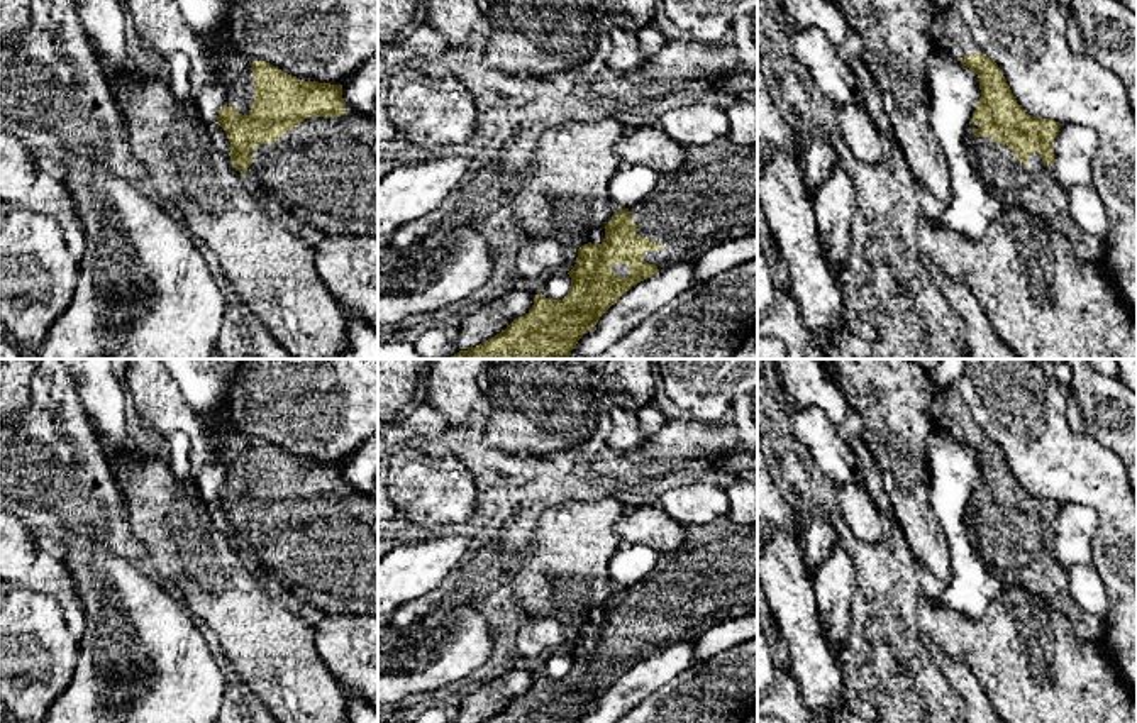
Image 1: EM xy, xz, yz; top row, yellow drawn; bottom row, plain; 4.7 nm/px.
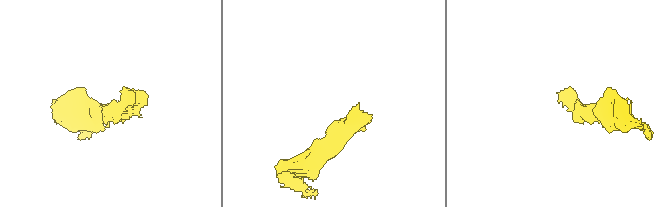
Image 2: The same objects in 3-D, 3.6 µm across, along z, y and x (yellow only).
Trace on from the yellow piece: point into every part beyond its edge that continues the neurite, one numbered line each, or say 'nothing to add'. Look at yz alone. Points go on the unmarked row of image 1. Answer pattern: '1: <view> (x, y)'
1: yz (1032, 566)

